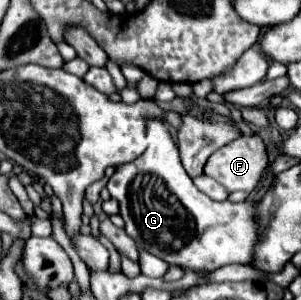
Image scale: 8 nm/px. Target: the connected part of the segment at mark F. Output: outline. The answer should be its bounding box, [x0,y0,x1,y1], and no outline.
[205,135,269,193]

